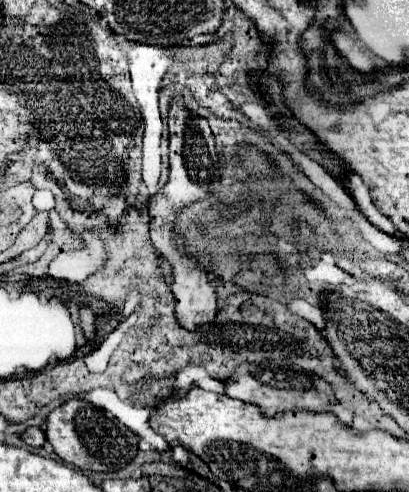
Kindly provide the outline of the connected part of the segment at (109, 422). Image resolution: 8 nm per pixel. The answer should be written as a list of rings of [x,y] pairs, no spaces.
[[[70,400],[52,410],[46,420],[46,440],[54,446],[54,452],[64,462],[74,464],[80,470],[116,472],[130,464],[138,454],[136,434],[120,424],[110,412],[86,400]]]

